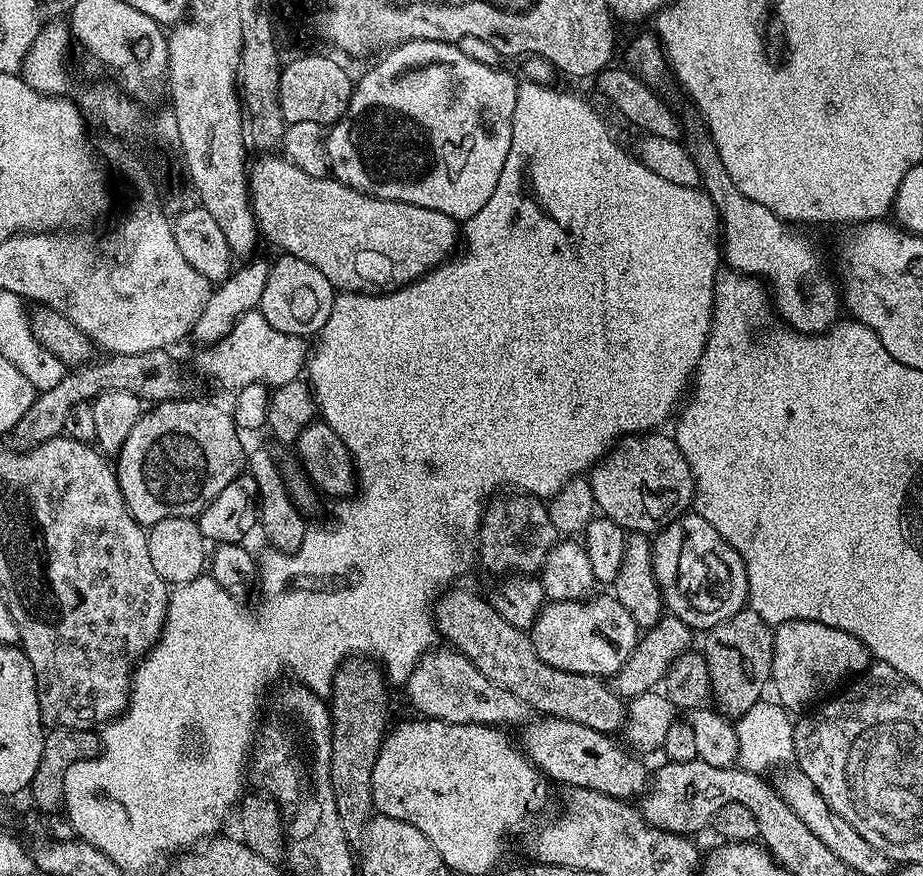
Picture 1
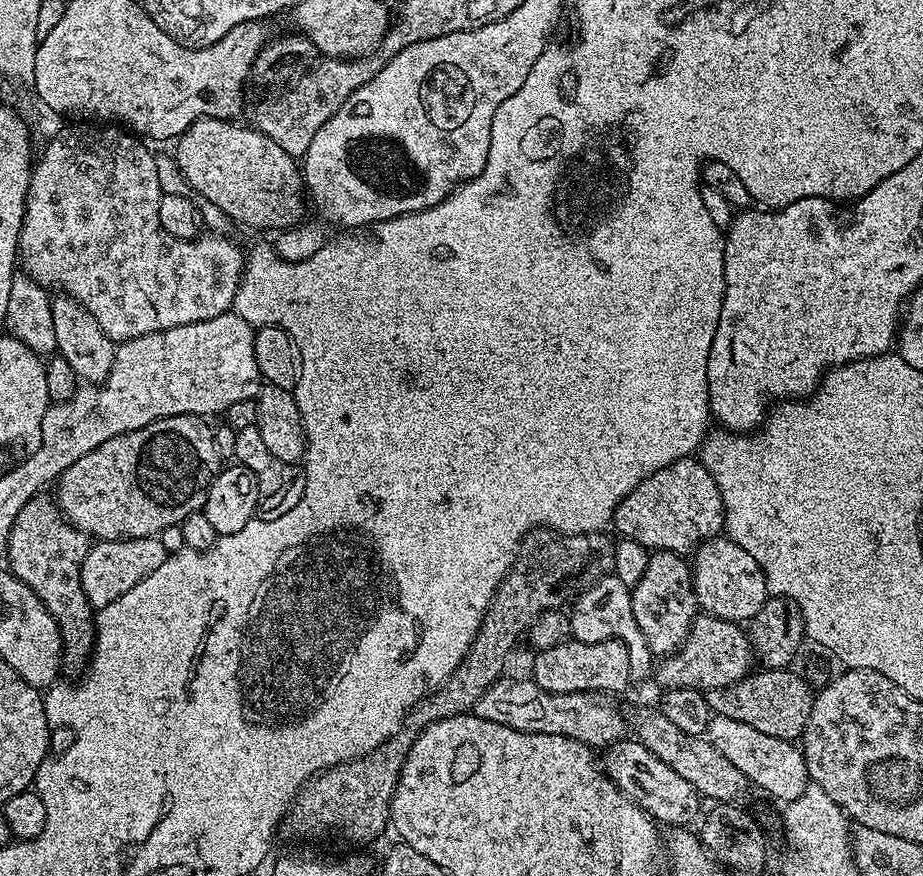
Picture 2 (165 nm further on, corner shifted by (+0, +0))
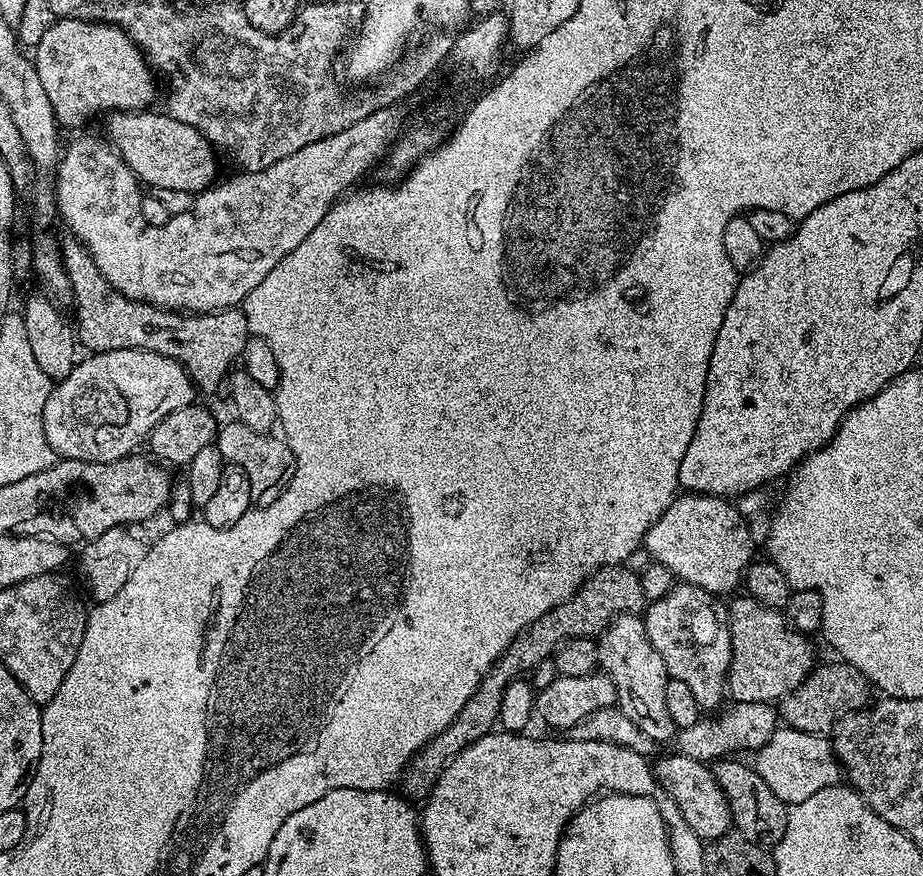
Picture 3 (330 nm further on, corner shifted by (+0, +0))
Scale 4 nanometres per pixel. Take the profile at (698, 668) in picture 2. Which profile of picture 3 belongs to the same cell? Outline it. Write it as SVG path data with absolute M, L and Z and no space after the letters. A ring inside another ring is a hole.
M740 595L732 598L737 600L726 605L732 635L732 661L728 671L727 695L737 704L779 702L812 673L812 644L808 641L811 639L792 627L783 611L767 608L753 596Z

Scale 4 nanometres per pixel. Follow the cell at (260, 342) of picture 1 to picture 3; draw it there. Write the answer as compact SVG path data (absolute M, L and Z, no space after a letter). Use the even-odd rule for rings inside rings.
M110 350L109 352L93 352L85 355L74 366L74 370L70 370L70 374L65 380L59 381L53 387L52 393L46 398L46 410L44 411L44 429L46 430L46 442L50 442L50 446L56 452L57 457L65 460L85 460L91 464L109 464L115 460L120 460L124 456L131 456L137 451L136 448L145 443L148 435L154 430L154 426L158 426L158 422L162 422L162 418L166 418L166 414L174 414L174 410L182 410L182 406L193 403L194 385L188 371L183 368L174 358L166 358L157 352L147 352L146 350Z

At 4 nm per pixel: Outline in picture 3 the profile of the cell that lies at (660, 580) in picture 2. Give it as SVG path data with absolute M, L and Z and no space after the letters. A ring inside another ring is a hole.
M676 582L665 596L651 601L642 613L646 634L650 638L650 646L658 650L658 655L662 657L669 677L678 682L686 682L686 686L690 686L690 691L694 693L694 702L698 702L701 710L716 707L719 709L725 703L723 700L726 700L728 671L732 661L732 635L728 625L728 613L721 609L719 612L716 604L718 604L717 597L712 593L693 584Z

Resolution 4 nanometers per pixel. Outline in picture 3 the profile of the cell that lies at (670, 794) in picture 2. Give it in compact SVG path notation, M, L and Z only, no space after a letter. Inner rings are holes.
M679 754L664 756L655 761L656 782L668 791L668 796L682 810L682 818L690 822L690 830L698 834L698 838L711 842L729 835L733 827L730 806L726 802L726 794L722 794L720 784L716 780L715 771L705 761L686 758Z

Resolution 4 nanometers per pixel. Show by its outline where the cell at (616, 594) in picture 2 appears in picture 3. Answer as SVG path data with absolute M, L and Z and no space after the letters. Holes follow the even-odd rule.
M636 614L615 616L611 624L600 633L596 649L600 659L600 668L604 675L614 682L616 704L622 710L622 714L626 714L626 718L630 718L630 722L634 722L634 726L638 726L638 730L642 730L642 734L646 734L652 740L671 741L678 729L676 723L670 718L670 713L666 711L666 682L670 677L662 662L662 657L658 655L658 650L654 650L654 646L650 646L650 638L646 634L643 619Z

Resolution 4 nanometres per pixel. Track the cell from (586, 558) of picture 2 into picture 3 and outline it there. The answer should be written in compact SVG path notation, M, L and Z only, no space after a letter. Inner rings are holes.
M628 566L599 568L593 576L584 581L584 585L567 604L559 604L554 610L542 614L538 622L529 626L528 630L504 651L503 656L496 659L496 665L484 675L484 681L472 695L472 700L462 706L458 718L408 763L402 773L403 795L412 802L427 800L429 792L436 785L436 779L442 774L442 770L446 770L448 763L458 754L462 754L462 750L478 742L478 738L494 731L500 719L500 703L511 680L517 679L521 674L528 674L524 672L538 667L543 660L551 661L556 649L567 640L599 637L615 616L640 614L645 607L642 582L635 571L632 573Z

